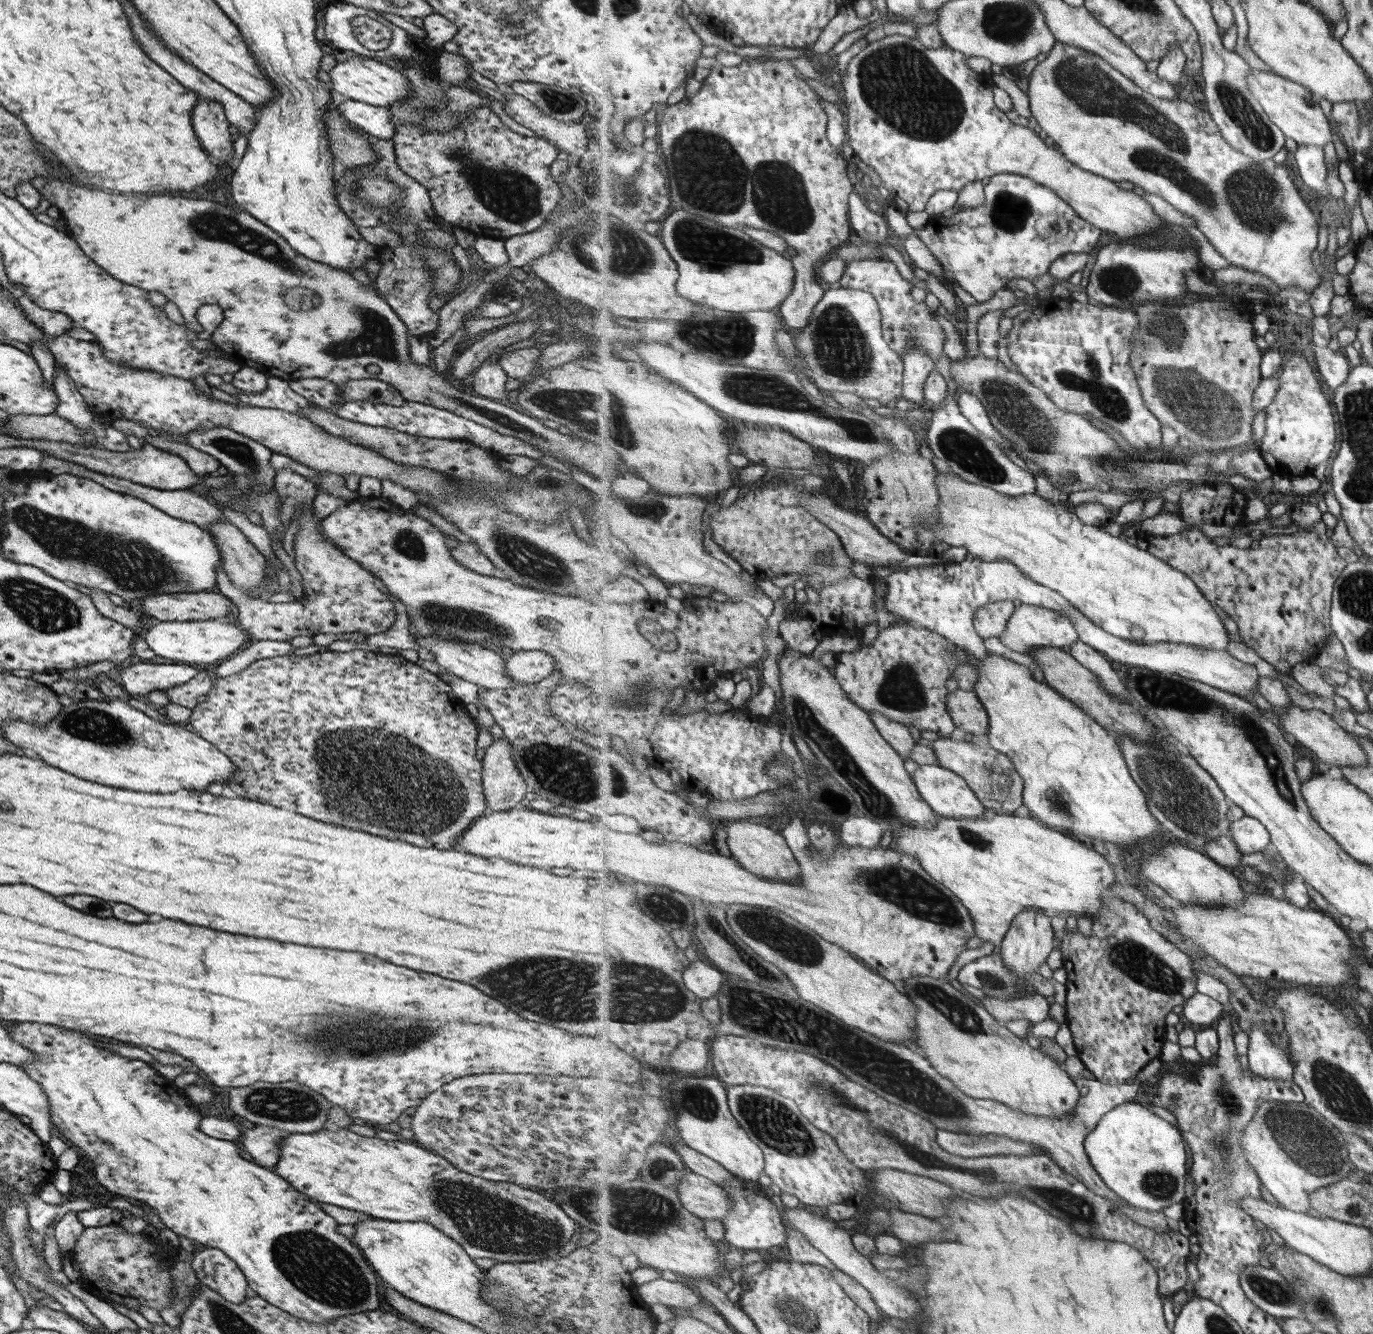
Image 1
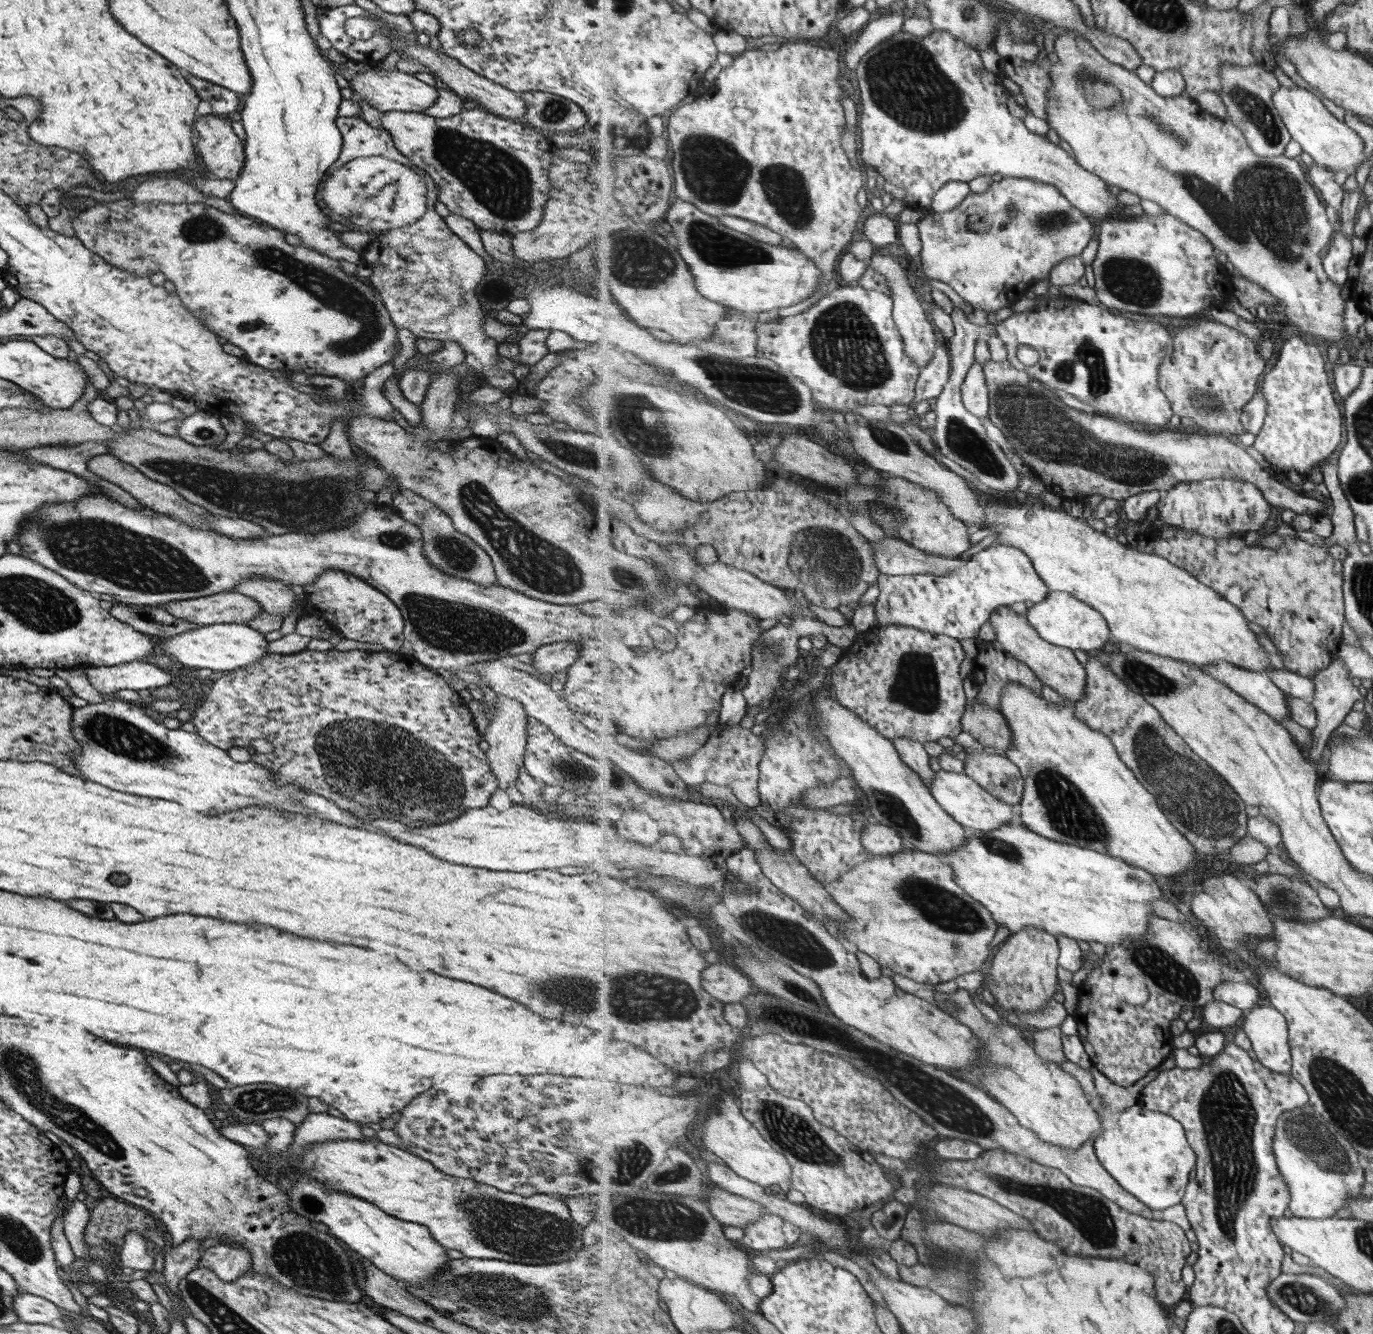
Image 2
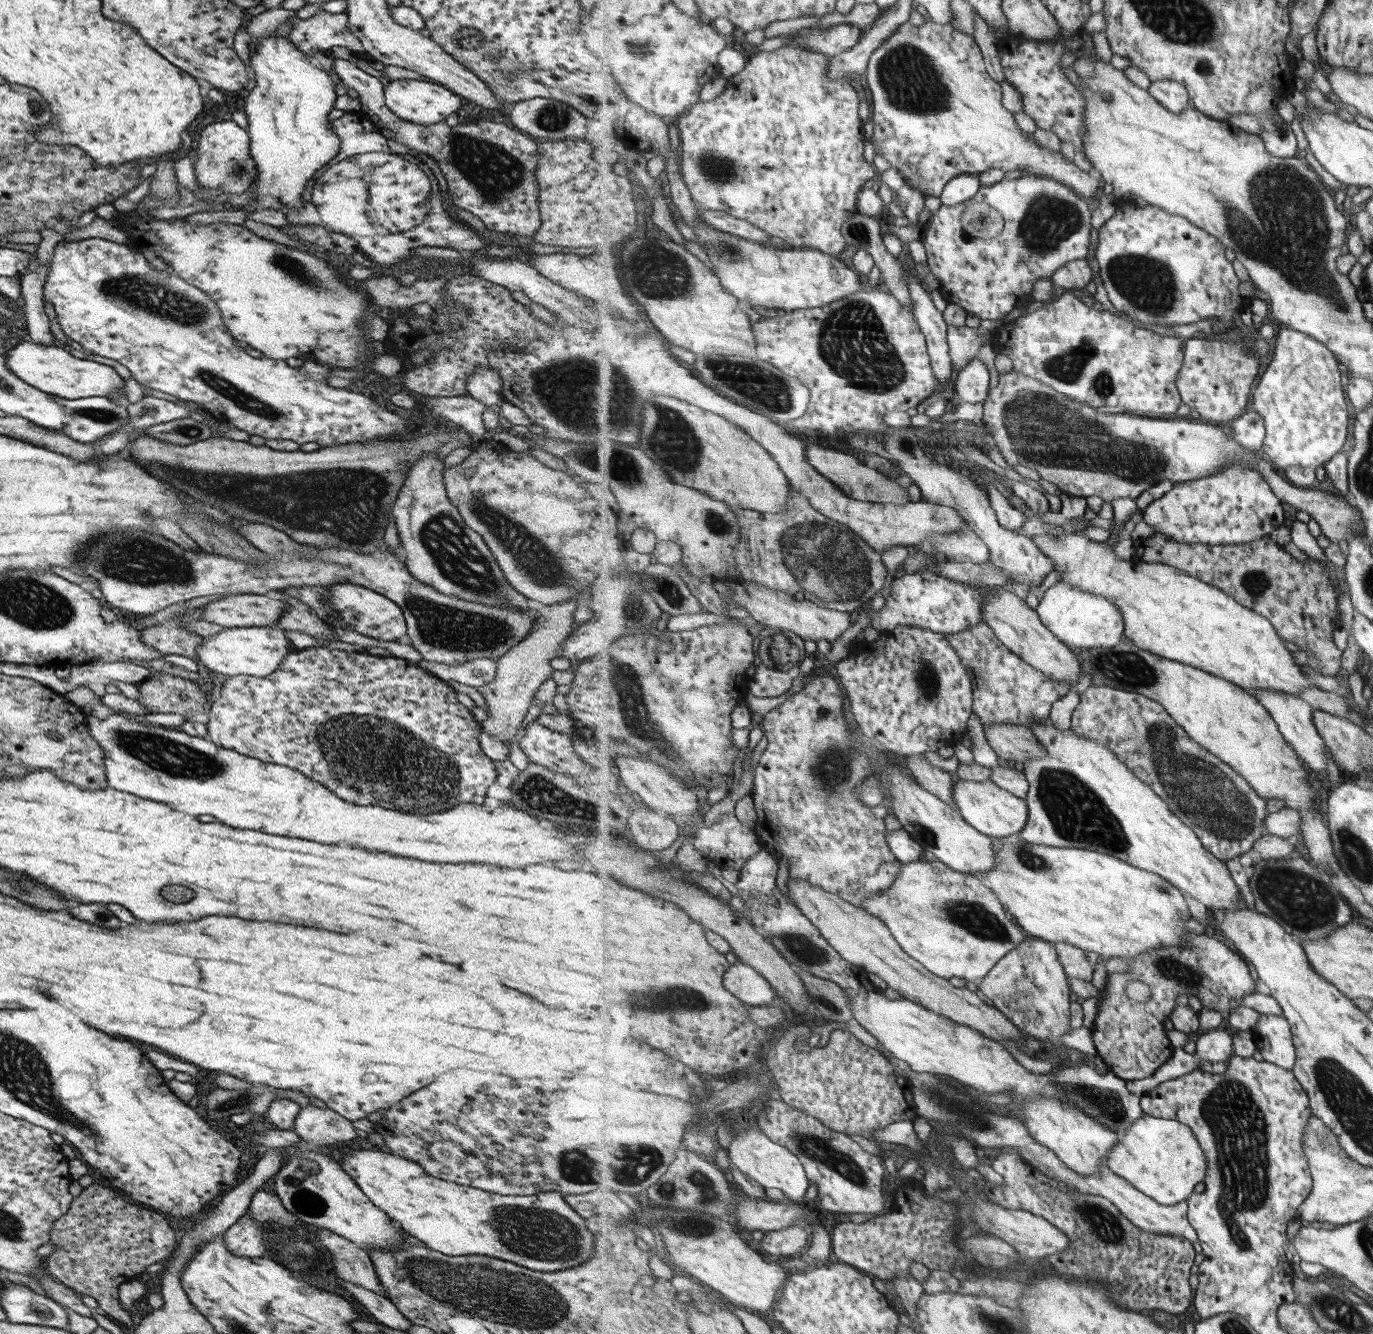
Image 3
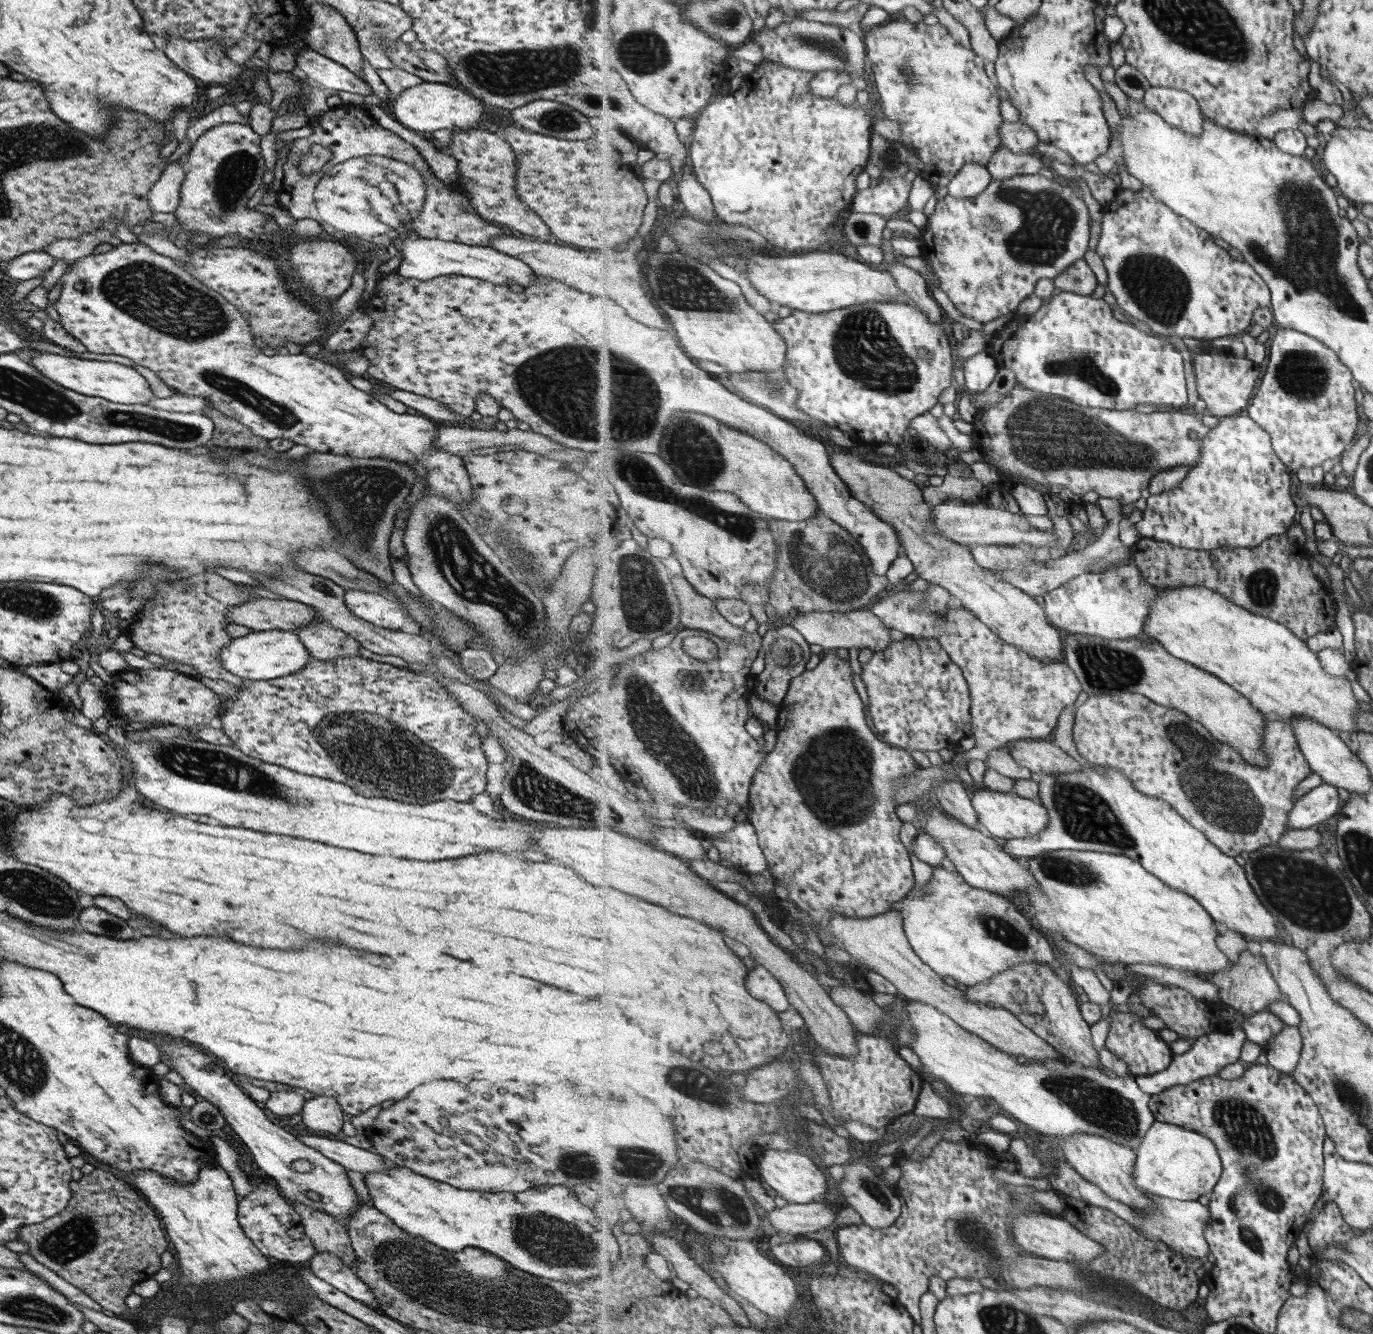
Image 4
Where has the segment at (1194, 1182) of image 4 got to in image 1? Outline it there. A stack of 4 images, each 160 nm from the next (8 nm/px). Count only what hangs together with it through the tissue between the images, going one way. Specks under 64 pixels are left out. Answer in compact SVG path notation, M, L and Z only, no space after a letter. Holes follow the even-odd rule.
M1131 1101L1117 1106L1101 1119L1097 1128L1085 1138L1085 1150L1103 1180L1129 1205L1161 1212L1168 1206L1183 1203L1187 1198L1187 1150L1183 1139L1184 1135L1177 1126L1153 1114L1149 1108Z

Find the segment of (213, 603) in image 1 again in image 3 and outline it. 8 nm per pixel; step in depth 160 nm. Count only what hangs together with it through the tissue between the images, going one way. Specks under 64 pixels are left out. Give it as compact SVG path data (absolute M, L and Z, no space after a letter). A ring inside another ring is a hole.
M231 594L199 608L199 619L219 624L225 629L234 627L269 627L275 625L287 603L271 600L265 595Z

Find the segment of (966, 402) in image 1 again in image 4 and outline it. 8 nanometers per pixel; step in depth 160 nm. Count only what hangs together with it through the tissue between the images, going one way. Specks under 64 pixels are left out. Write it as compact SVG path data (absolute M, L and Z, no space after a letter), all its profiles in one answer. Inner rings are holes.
M987 350L968 358L964 362L967 390L982 393L994 382L1000 368L1001 364Z

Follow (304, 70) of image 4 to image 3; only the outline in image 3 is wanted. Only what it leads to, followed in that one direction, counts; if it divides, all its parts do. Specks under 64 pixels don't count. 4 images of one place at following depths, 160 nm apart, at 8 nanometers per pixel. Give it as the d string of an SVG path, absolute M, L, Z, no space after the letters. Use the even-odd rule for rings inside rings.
M334 59L329 77L357 92L360 110L377 123L384 124L397 148L408 148L431 158L447 181L450 207L463 209L476 216L484 227L495 232L533 236L540 225L537 183L534 170L537 164L537 139L526 138L515 128L487 120L471 120L456 126L435 123L427 126L405 122L385 106L379 79L365 73L353 63Z

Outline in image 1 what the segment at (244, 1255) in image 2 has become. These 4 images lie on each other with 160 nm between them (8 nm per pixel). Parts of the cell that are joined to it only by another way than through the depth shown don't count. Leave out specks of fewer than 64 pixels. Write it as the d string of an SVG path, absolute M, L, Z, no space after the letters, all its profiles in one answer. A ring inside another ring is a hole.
M207 1247L195 1251L190 1266L198 1282L229 1302L243 1302L250 1294L244 1274L235 1262L218 1248Z

